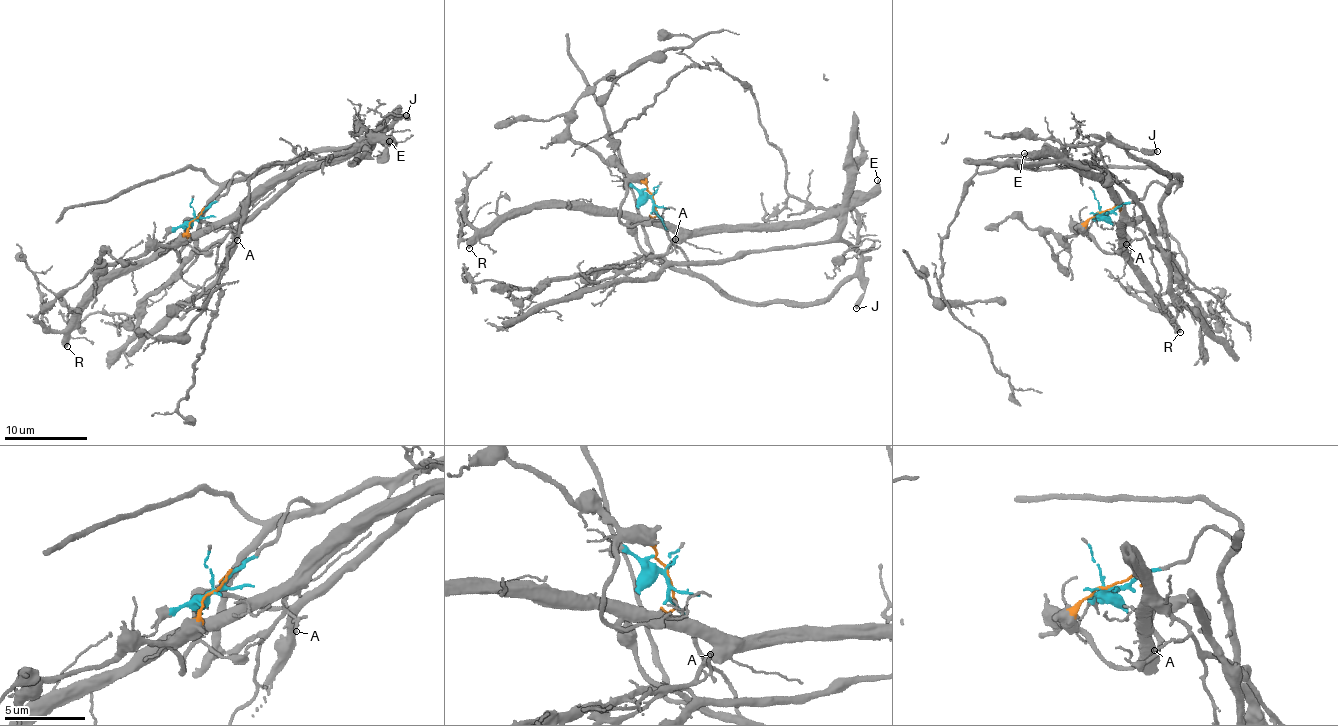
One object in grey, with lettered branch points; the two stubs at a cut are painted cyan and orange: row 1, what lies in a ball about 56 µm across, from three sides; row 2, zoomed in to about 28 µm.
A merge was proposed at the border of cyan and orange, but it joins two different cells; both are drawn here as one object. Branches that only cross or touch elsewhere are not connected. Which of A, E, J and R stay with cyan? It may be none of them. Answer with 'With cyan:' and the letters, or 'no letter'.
With cyan: J

